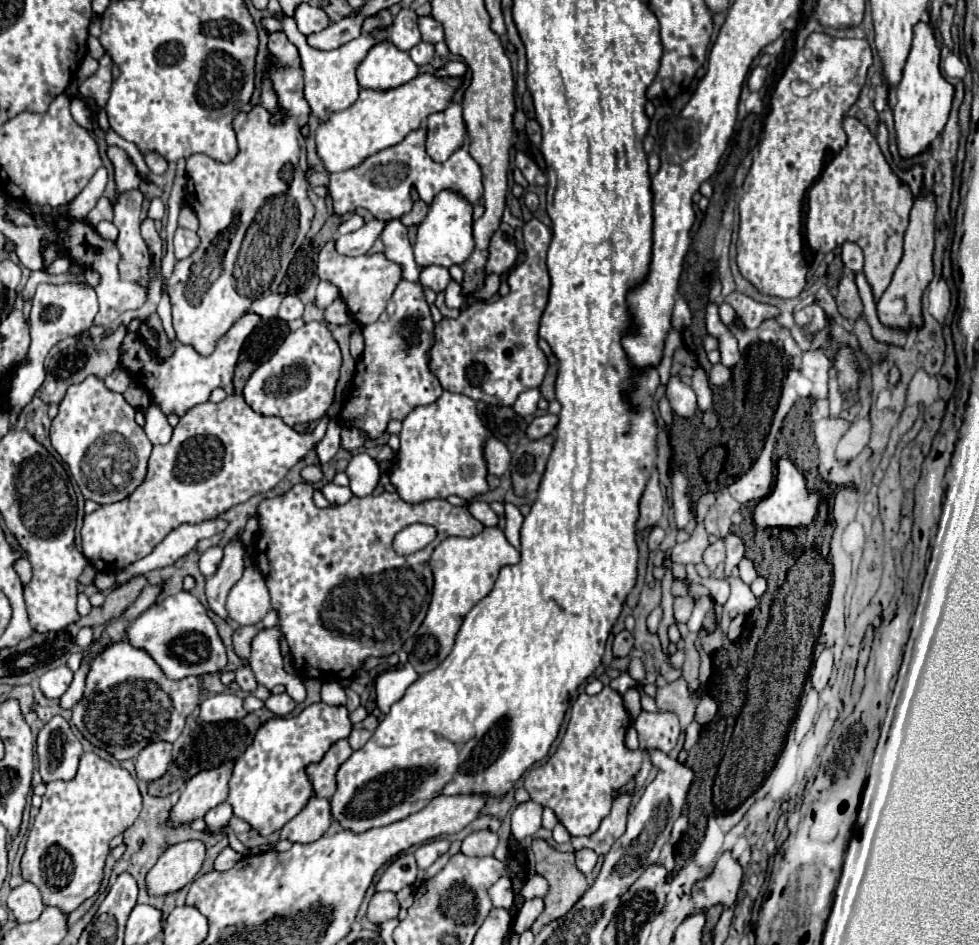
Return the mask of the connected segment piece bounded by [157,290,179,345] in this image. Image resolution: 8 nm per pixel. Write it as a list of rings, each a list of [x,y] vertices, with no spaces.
[[[166,290],[161,291],[161,300],[157,307],[157,313],[162,321],[162,326],[167,334],[168,339],[178,345],[179,342],[176,338],[176,334],[172,324],[171,303],[168,292]]]

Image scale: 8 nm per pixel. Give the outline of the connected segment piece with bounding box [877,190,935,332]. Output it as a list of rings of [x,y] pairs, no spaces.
[[[925,190],[923,196],[917,198],[911,208],[909,228],[905,232],[903,260],[899,262],[891,284],[887,286],[887,290],[883,292],[883,296],[877,304],[877,314],[885,328],[909,332],[911,328],[923,326],[921,296],[923,296],[923,290],[933,280],[933,232],[935,232],[935,198],[933,198],[933,194],[929,194]]]

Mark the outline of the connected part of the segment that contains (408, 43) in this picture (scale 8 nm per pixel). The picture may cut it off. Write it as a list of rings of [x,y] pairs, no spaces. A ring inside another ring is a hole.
[[[403,8],[397,14],[391,26],[391,42],[403,52],[409,52],[415,44],[421,42],[419,28],[417,28],[417,14],[411,8]]]

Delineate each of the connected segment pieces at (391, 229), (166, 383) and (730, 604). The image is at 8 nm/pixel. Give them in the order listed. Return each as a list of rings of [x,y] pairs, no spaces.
[[[389,220],[387,228],[381,234],[381,240],[385,244],[387,260],[401,266],[401,276],[409,282],[419,282],[419,268],[415,268],[413,248],[407,240],[407,228],[399,220]]]
[[[245,314],[217,340],[213,354],[201,356],[199,352],[195,352],[193,346],[179,344],[175,352],[165,360],[159,358],[157,354],[151,354],[147,350],[147,344],[141,340],[137,332],[127,332],[121,344],[121,366],[131,374],[131,378],[139,386],[143,386],[149,392],[151,402],[157,404],[165,416],[169,414],[183,416],[193,406],[207,402],[215,388],[225,388],[233,380],[233,368],[239,360],[241,346],[245,338],[251,334],[251,330],[255,328],[255,324],[259,324],[259,316]]]
[[[725,576],[725,580],[731,586],[731,596],[725,602],[725,608],[727,610],[735,610],[739,614],[749,614],[757,606],[757,598],[749,590],[749,586],[737,576]]]

